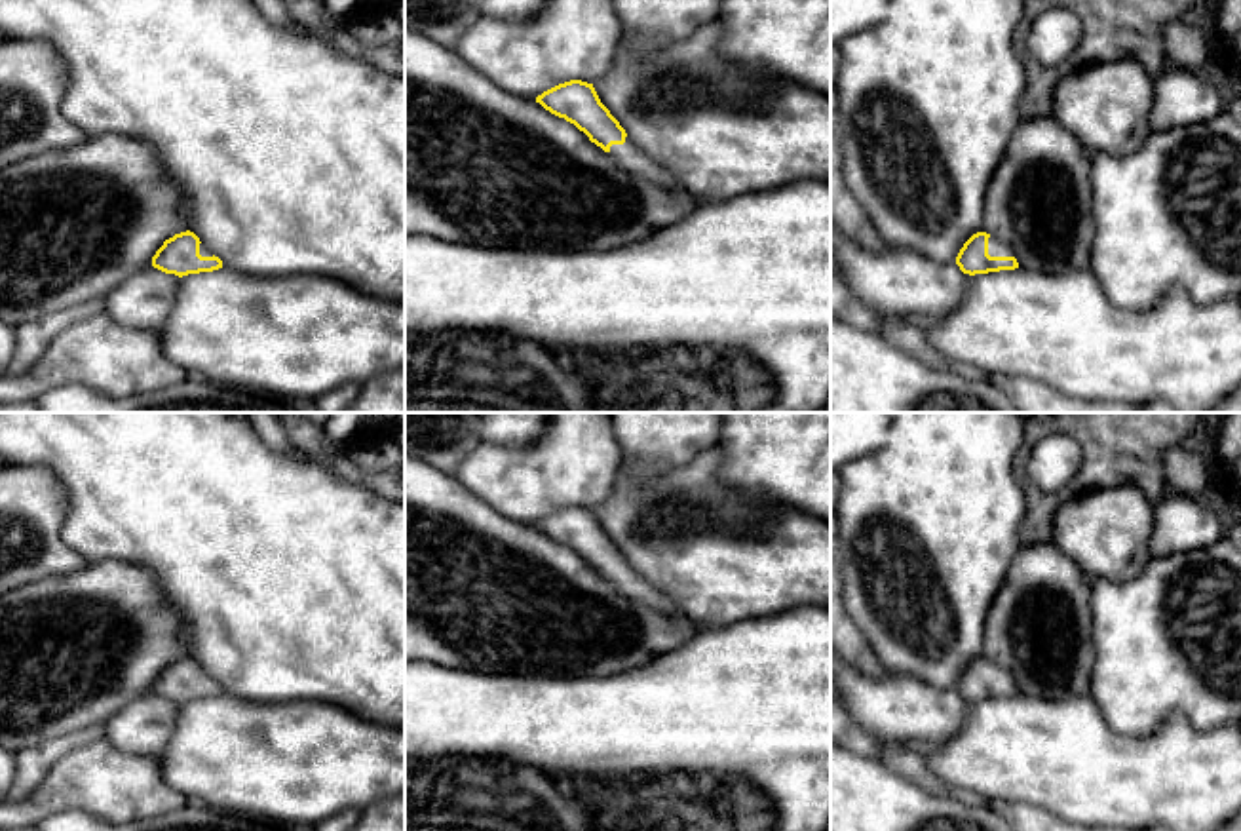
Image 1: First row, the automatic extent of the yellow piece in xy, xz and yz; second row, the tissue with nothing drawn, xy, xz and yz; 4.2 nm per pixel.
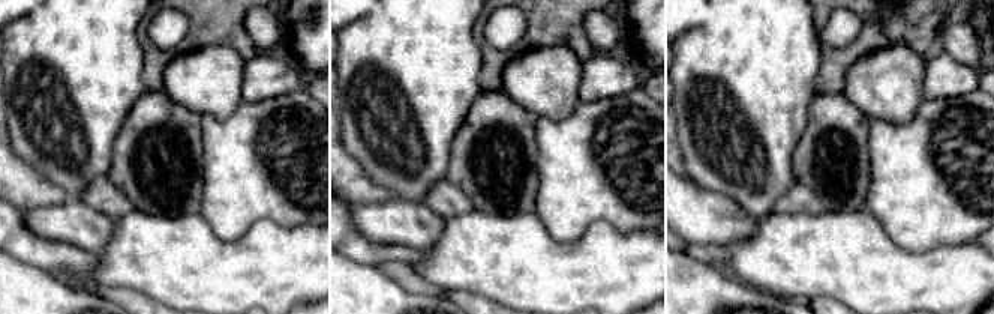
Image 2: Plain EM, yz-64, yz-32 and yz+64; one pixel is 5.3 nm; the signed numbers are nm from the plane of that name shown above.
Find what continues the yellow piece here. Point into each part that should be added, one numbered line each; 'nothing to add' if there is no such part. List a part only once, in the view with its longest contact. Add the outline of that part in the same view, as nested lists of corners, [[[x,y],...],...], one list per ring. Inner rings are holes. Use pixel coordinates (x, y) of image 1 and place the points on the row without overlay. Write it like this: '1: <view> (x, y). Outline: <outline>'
1: yz (996, 674). Outline: [[[988,664],[988,681],[990,683],[1013,683],[1013,677],[1007,669],[1000,667],[998,664]]]

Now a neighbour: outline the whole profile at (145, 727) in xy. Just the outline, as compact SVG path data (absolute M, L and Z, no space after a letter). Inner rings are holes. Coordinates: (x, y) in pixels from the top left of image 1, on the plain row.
M148 692L105 723L105 738L129 755L158 757L171 742L177 721L179 702Z

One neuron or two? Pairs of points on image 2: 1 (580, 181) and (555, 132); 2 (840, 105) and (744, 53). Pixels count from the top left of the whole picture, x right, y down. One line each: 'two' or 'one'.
1: one
2: two

